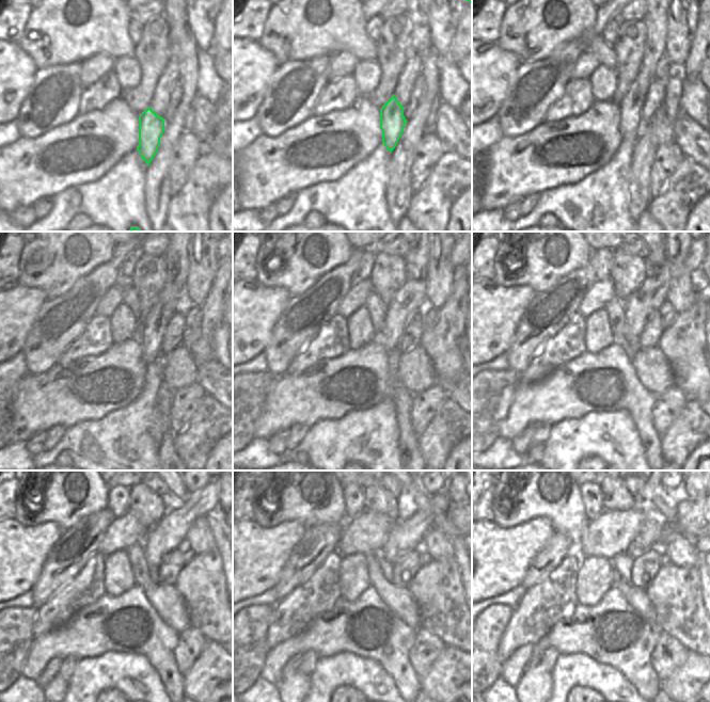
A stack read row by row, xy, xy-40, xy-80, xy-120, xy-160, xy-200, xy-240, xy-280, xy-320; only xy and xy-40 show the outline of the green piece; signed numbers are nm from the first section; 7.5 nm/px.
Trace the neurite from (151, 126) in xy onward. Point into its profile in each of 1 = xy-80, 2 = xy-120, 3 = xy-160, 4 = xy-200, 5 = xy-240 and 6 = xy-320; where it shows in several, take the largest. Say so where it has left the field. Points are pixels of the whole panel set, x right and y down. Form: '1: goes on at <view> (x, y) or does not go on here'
1: goes on at xy-80 (631, 124)
2: goes on at xy-120 (151, 333)
3: goes on at xy-160 (410, 298)
4: goes on at xy-200 (651, 294)
5: goes on at xy-240 (167, 535)
6: goes on at xy-320 (649, 535)

